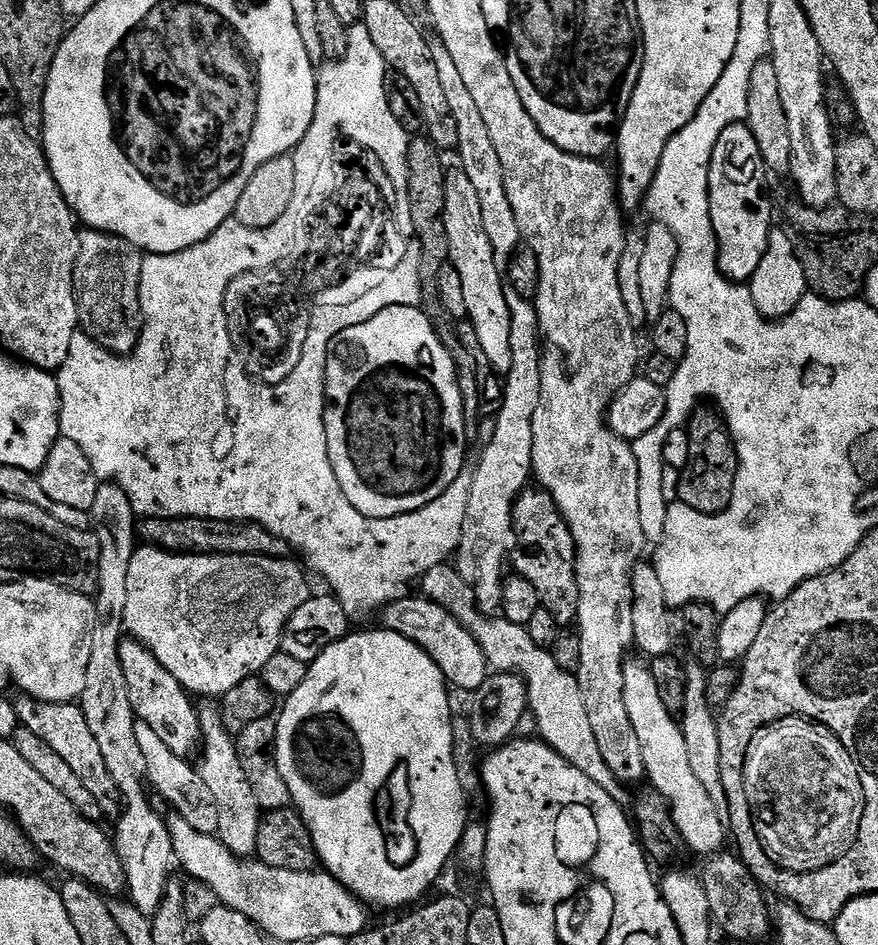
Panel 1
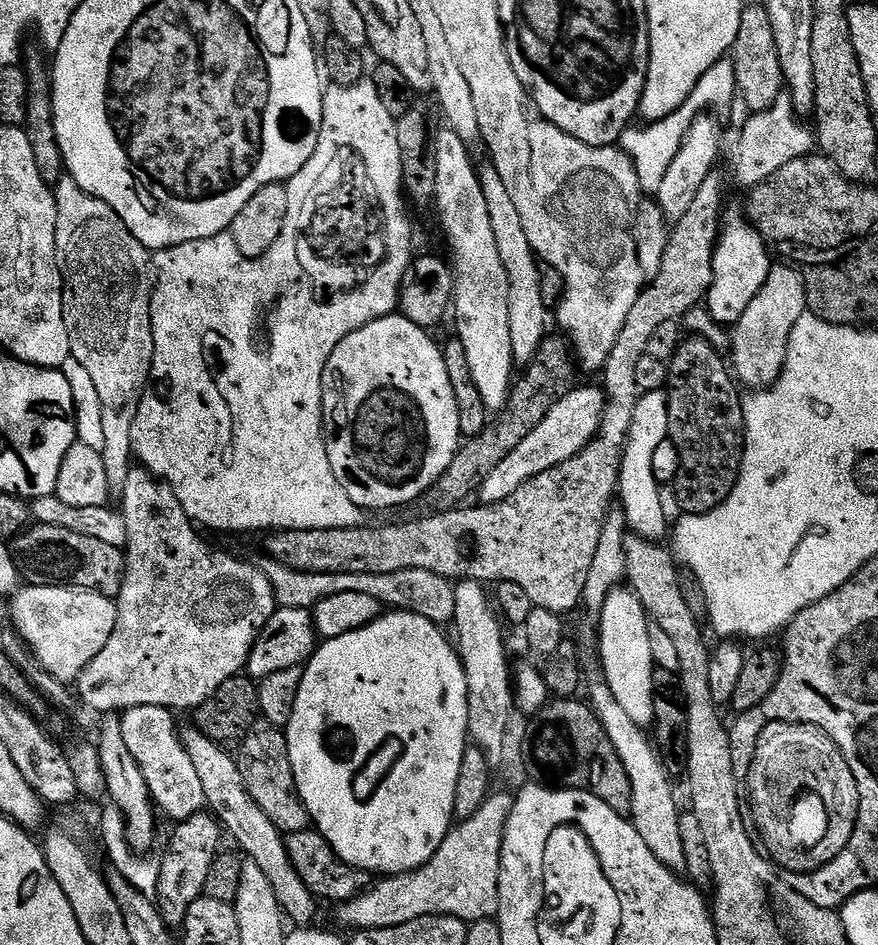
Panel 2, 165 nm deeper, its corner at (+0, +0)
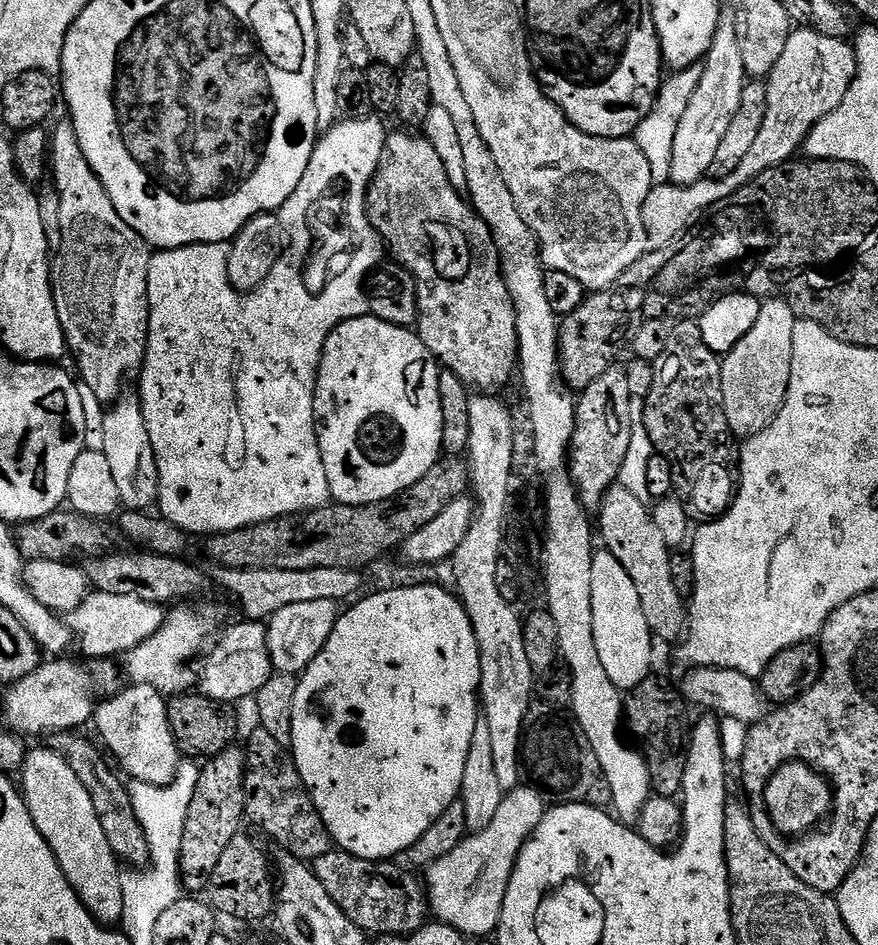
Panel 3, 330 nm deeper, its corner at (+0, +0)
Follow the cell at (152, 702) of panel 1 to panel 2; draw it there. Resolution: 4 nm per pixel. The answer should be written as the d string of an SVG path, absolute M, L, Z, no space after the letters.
M199 730L183 733L182 743L185 751L194 764L194 771L198 774L198 782L202 782L204 799L207 807L214 813L217 821L222 825L223 831L228 832L236 839L236 844L245 853L247 859L252 860L266 874L267 881L274 888L274 898L278 900L280 911L284 913L293 925L308 926L313 923L316 916L317 897L298 878L292 863L288 861L288 851L284 846L285 837L279 828L273 826L270 818L262 814L262 810L250 798L244 785L237 761L227 756L221 745L214 743L209 736L203 736Z

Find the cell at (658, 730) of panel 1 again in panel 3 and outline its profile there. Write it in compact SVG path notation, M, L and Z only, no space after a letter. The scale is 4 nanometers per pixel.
M607 550L593 551L590 598L594 606L594 646L598 646L598 658L606 669L606 675L621 690L638 686L638 682L653 671L652 625L646 622L646 614L642 614L642 602L630 574L626 574L622 562L618 562L618 558Z

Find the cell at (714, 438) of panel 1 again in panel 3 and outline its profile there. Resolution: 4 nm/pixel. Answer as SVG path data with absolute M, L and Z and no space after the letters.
M684 318L679 322L673 323L672 333L670 334L670 346L666 350L666 354L659 361L656 368L656 377L654 378L654 386L650 386L650 394L642 402L642 411L646 418L646 434L650 434L650 442L653 449L659 455L664 456L670 462L672 473L674 474L674 482L672 483L675 495L684 502L685 505L693 513L704 516L700 518L715 518L723 516L728 511L737 491L738 481L740 478L740 448L738 447L737 437L732 435L728 419L726 418L726 410L722 402L722 360L714 350L710 350L710 346L706 346L706 342L702 338L702 330L699 323L692 318Z

